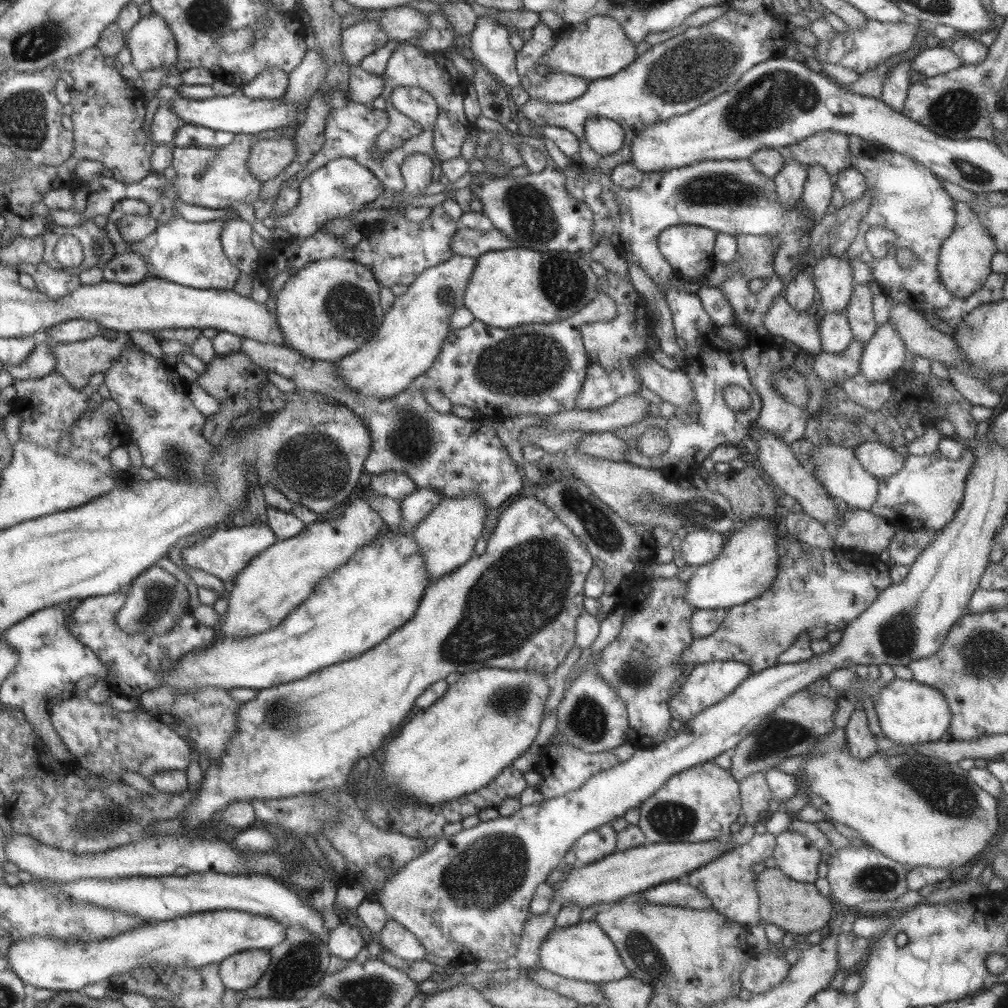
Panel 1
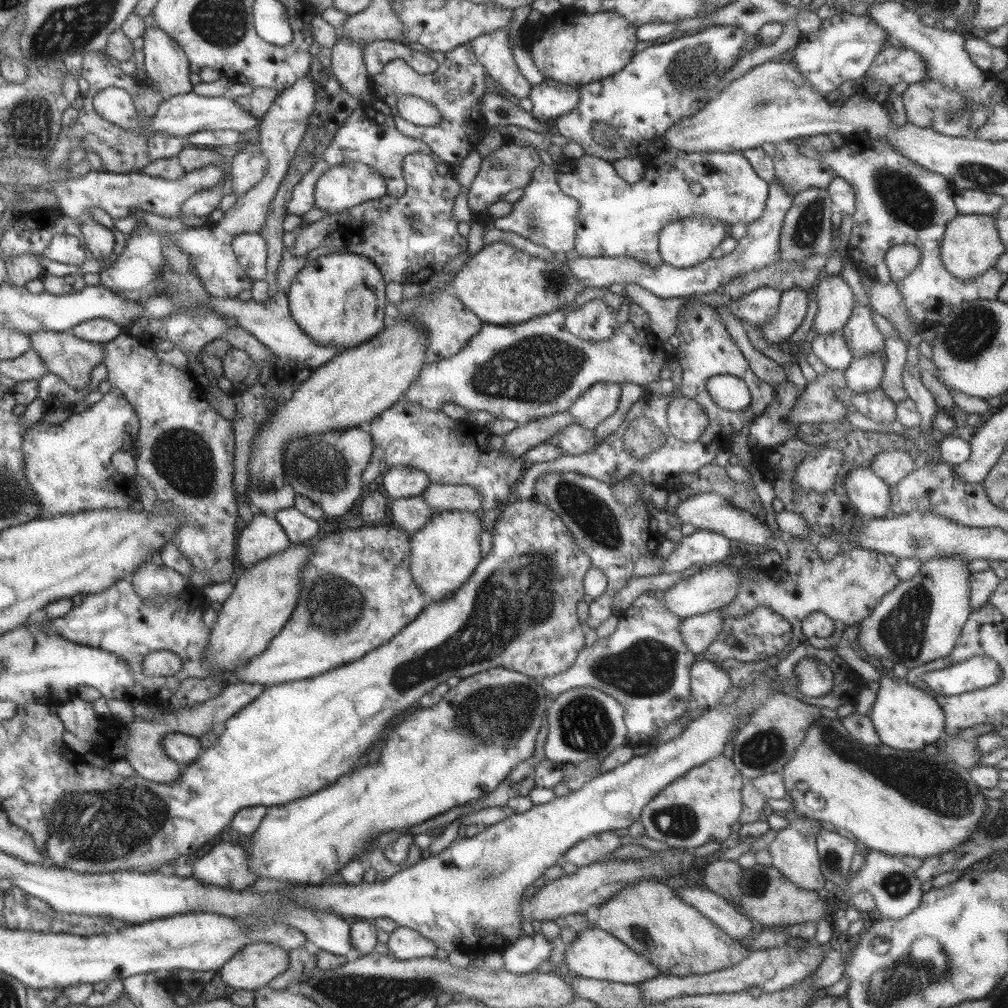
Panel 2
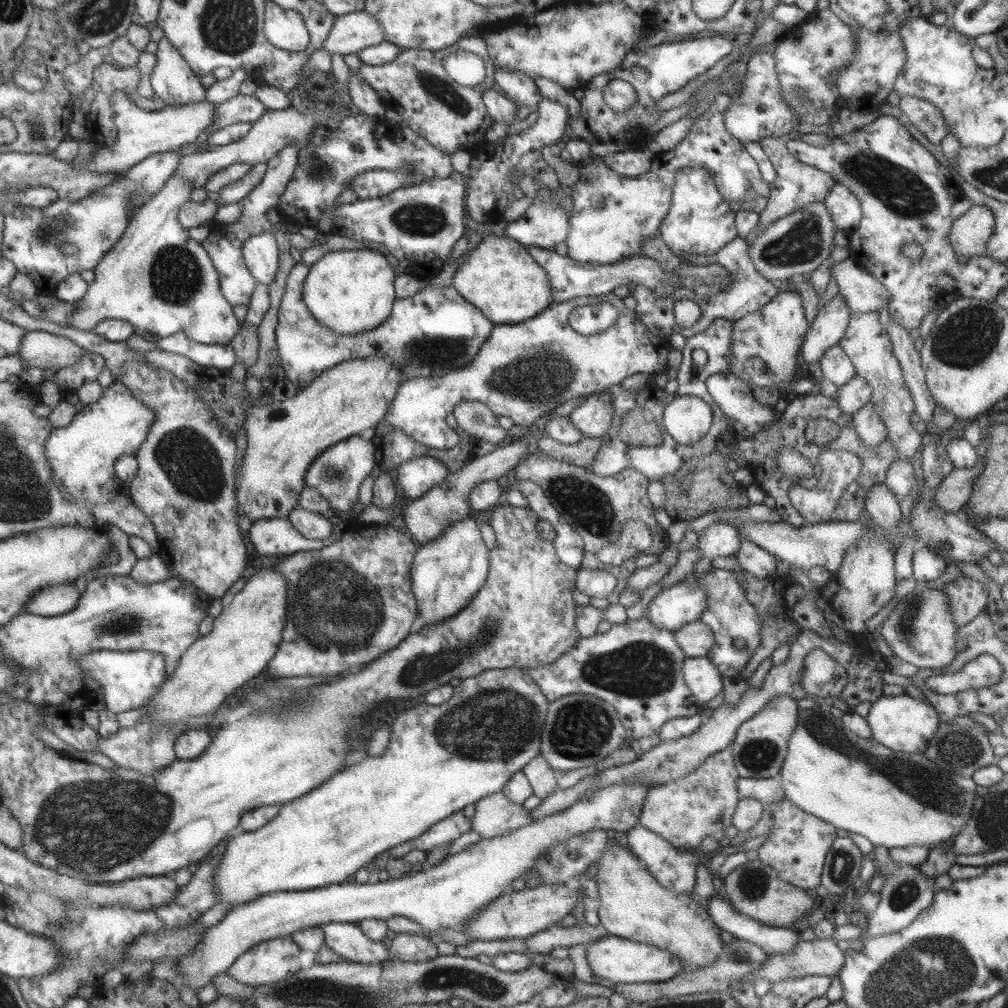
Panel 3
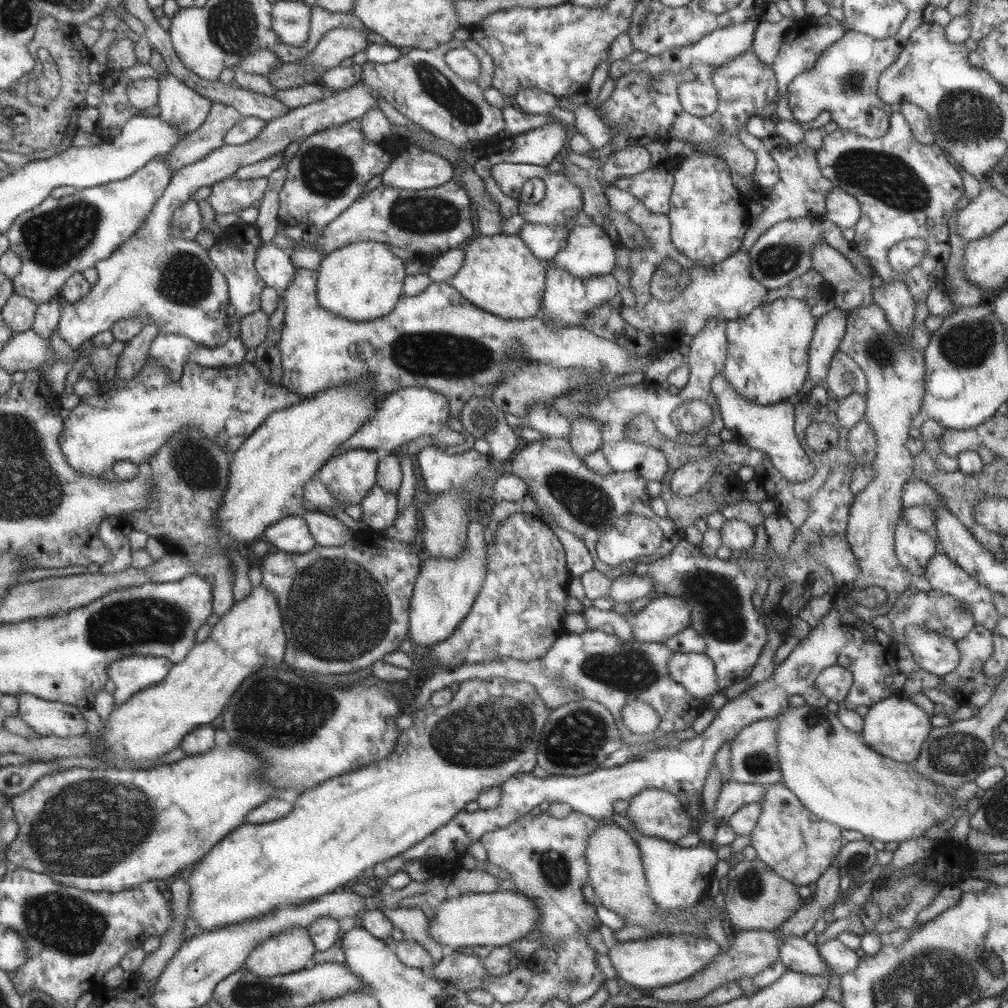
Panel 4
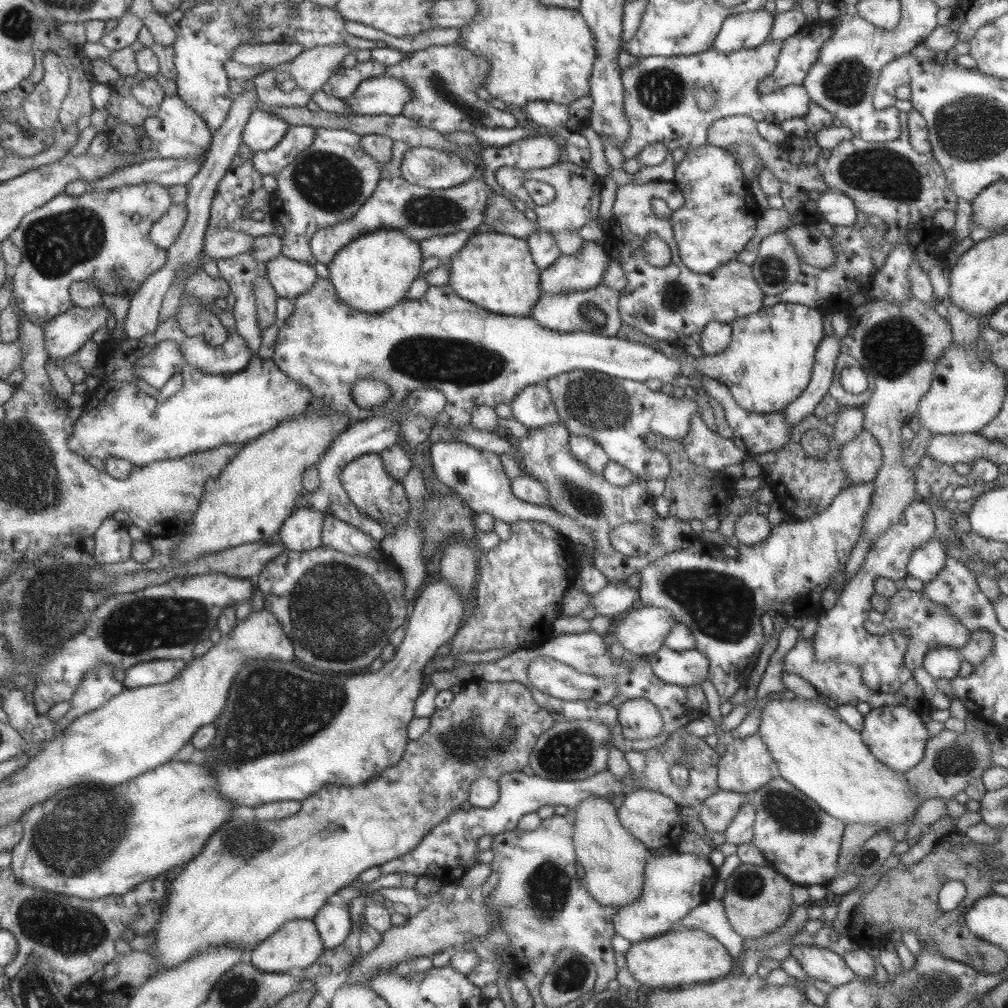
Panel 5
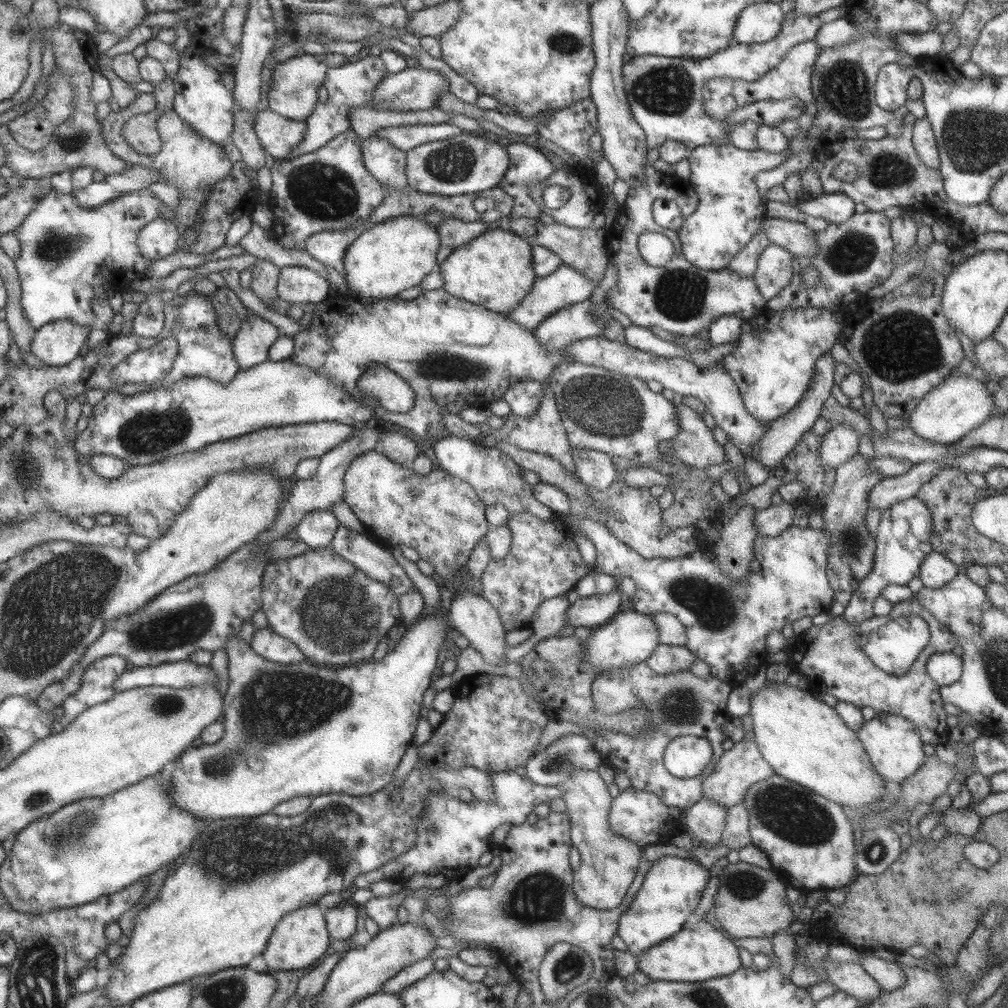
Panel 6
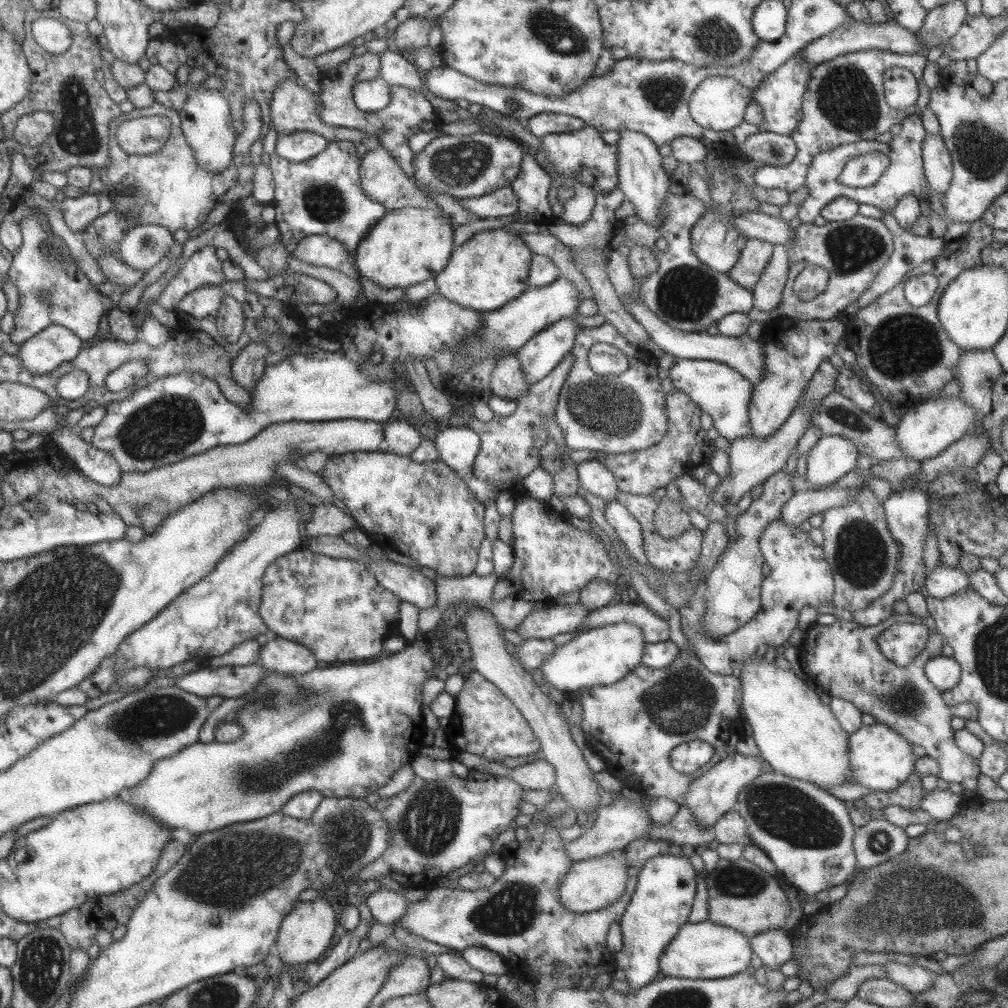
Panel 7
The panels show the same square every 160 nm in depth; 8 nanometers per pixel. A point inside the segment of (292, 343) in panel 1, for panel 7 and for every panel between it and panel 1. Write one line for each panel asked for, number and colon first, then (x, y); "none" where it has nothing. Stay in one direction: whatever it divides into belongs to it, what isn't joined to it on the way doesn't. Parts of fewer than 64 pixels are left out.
2: (338, 300)
3: (347, 291)
4: (361, 281)
5: (373, 272)
6: (393, 255)
7: (406, 246)

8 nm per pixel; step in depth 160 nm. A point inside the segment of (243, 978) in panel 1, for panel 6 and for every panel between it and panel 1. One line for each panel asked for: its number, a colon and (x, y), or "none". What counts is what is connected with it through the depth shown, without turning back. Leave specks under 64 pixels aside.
2: (253, 966)
3: (269, 961)
4: (291, 950)
5: (295, 944)
6: (299, 940)

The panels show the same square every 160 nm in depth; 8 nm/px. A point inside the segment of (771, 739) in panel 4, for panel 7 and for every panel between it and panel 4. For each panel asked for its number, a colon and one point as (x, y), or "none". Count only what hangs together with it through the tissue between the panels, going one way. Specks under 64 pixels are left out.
5: (746, 764)
6: (742, 765)
7: (715, 792)

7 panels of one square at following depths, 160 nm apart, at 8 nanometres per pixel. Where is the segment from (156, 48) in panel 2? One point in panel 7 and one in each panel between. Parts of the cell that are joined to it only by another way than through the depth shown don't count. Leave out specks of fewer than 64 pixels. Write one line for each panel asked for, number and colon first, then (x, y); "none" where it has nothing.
3: (173, 82)
4: (179, 105)
5: (176, 131)
6: (187, 160)
7: (173, 192)

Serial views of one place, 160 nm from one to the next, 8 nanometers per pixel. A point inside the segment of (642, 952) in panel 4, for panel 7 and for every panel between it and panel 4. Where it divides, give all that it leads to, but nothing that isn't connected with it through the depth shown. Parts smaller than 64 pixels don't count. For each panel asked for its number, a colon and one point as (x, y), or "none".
5: (685, 957)
6: (699, 951)
7: (702, 950)

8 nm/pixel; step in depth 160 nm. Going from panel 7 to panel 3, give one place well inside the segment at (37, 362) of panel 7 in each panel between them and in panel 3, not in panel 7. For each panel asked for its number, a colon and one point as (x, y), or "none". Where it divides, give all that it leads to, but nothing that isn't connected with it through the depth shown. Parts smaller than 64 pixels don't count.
3: (156, 278)
4: (160, 279)
5: (64, 335)
6: (55, 344)

